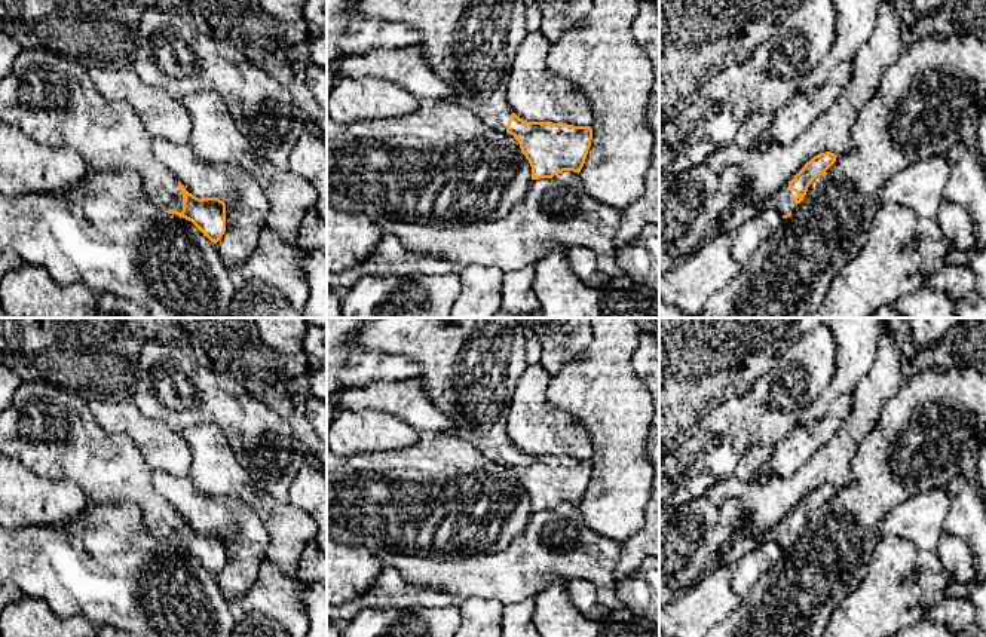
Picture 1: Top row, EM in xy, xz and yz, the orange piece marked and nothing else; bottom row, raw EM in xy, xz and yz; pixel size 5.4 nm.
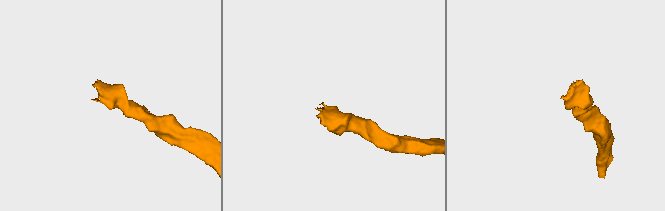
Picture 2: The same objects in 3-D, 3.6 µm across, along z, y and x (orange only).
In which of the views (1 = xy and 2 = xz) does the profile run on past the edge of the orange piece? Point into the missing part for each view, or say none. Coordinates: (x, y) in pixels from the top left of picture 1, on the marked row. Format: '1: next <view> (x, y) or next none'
1: next xy (49, 97)
2: next xz (469, 43)

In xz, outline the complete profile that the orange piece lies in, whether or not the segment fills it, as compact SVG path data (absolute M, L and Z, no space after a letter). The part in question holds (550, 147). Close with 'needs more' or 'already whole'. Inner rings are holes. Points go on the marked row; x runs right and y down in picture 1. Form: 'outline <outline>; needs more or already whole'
outline M361 0L359 12L385 21L402 22L419 30L423 39L417 48L435 73L453 89L453 94L447 99L466 107L490 128L514 135L520 144L521 153L532 166L532 180L552 178L563 171L579 174L591 147L591 126L527 122L520 119L506 101L511 62L517 53L518 45L527 34L527 1L529 0Z; needs more

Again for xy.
outline M22 49L12 73L0 80L0 120L42 144L74 148L91 168L137 171L156 209L192 221L214 244L224 235L226 203L218 197L199 199L189 193L156 159L151 148L154 138L132 107L102 98L89 77L89 70L79 61L46 49Z; needs more

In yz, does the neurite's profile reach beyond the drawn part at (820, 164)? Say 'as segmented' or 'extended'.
extended

